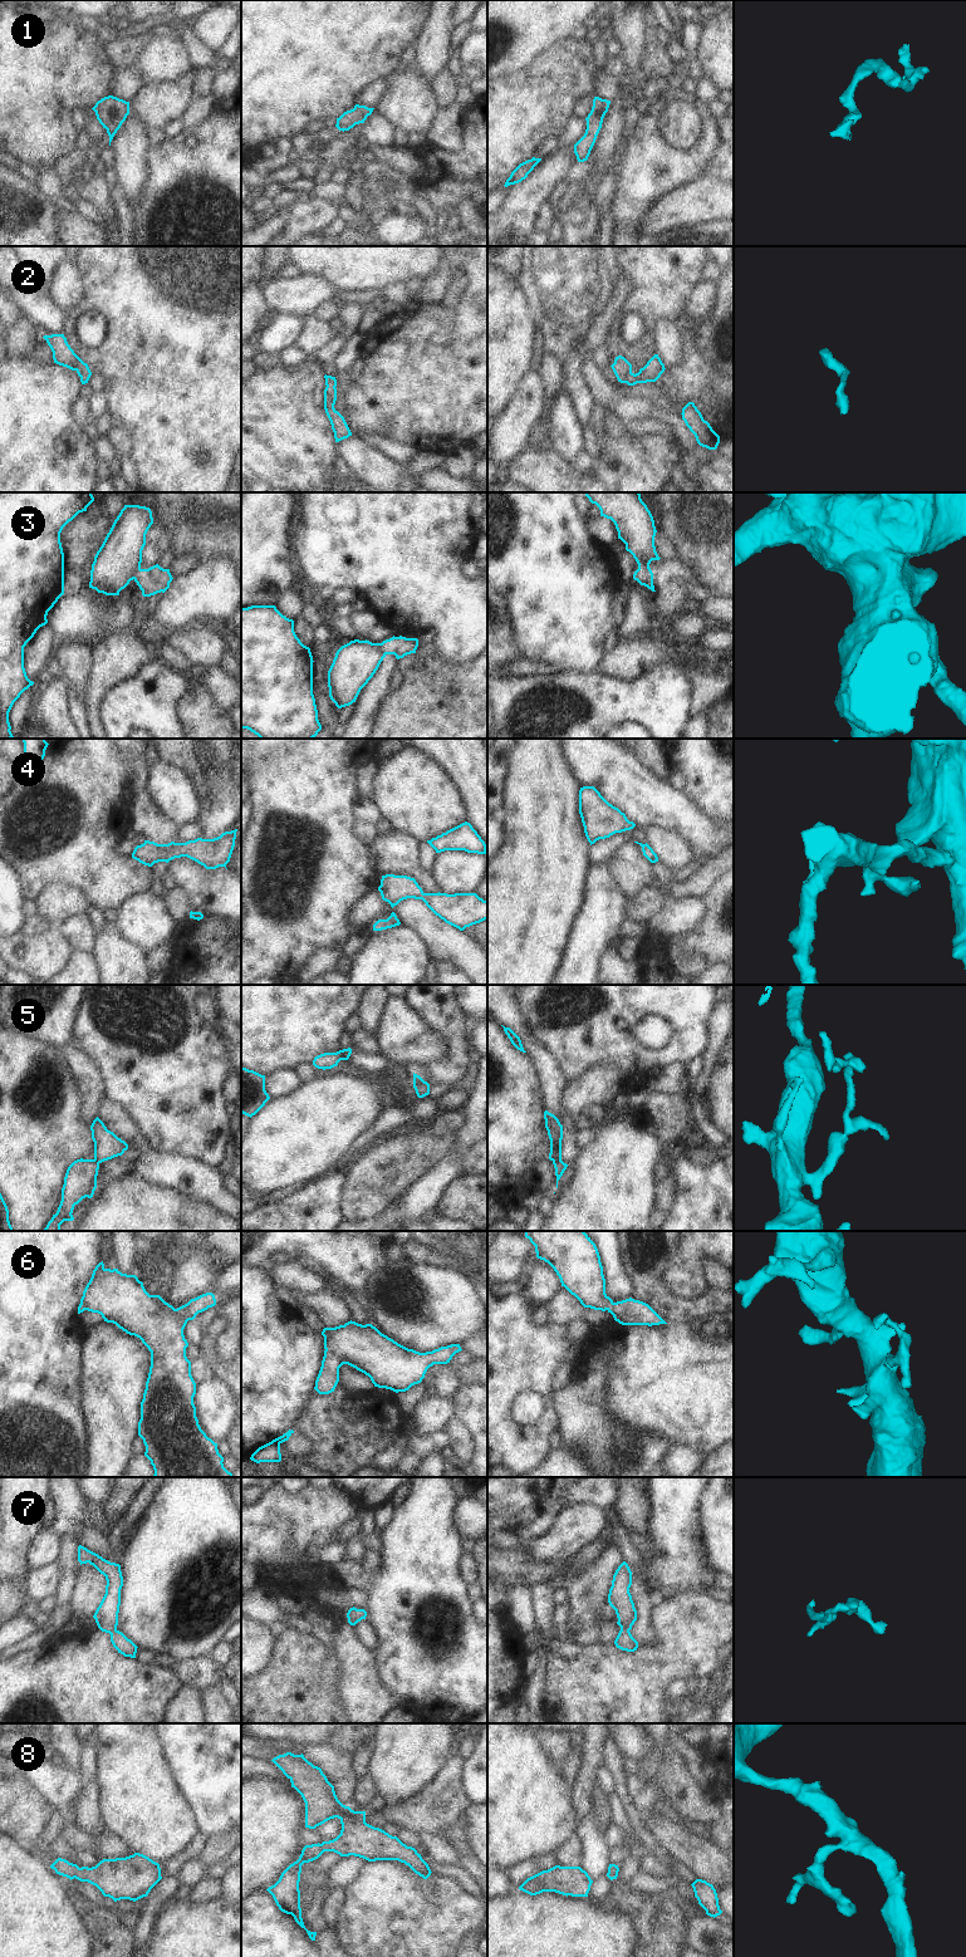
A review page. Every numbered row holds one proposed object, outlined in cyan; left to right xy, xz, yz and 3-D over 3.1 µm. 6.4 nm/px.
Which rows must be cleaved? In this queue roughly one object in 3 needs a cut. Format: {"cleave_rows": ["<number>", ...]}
{"cleave_rows": ["3", "5"]}

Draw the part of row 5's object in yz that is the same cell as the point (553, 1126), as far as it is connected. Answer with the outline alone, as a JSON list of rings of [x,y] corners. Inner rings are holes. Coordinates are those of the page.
[[[548,1110],[544,1112],[544,1119],[550,1139],[549,1159],[553,1162],[562,1161],[563,1125],[560,1124],[559,1119]]]

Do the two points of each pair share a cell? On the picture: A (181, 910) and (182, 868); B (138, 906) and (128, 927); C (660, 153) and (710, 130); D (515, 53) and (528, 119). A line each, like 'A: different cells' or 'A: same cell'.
A: different cells
B: same cell
C: same cell
D: different cells

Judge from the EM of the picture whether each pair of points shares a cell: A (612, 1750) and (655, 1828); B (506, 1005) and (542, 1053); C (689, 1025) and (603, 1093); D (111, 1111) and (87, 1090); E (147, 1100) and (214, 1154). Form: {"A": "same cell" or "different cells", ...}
{"A": "different cells", "B": "same cell", "C": "different cells", "D": "different cells", "E": "same cell"}

